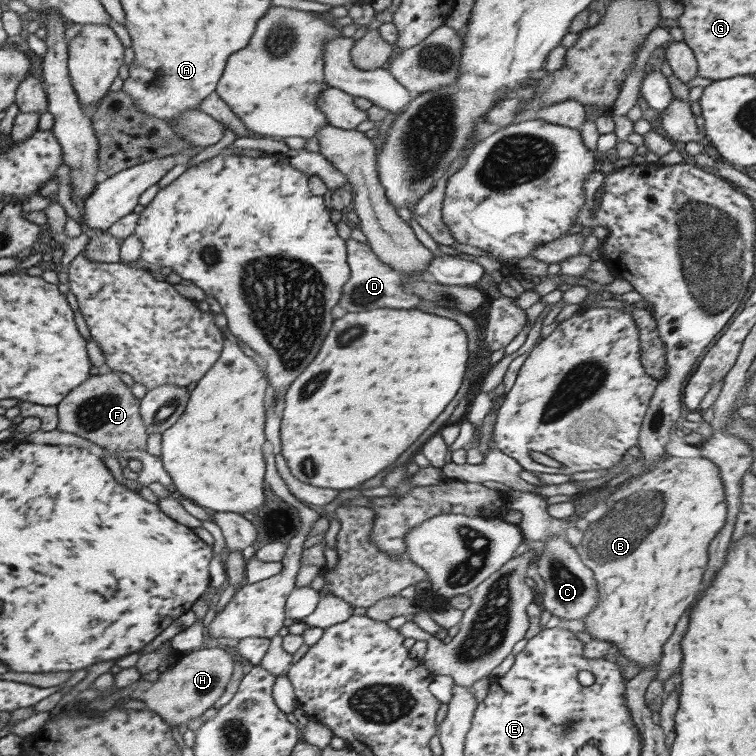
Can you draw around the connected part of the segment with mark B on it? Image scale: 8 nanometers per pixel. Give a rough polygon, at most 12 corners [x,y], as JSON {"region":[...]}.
{"region":[[666,456],[588,510],[593,640],[644,669],[701,590],[720,471]]}

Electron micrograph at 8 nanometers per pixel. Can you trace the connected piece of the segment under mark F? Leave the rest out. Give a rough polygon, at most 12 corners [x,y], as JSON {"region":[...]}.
{"region":[[104,370],[58,404],[58,426],[107,452],[147,450],[141,401]]}

